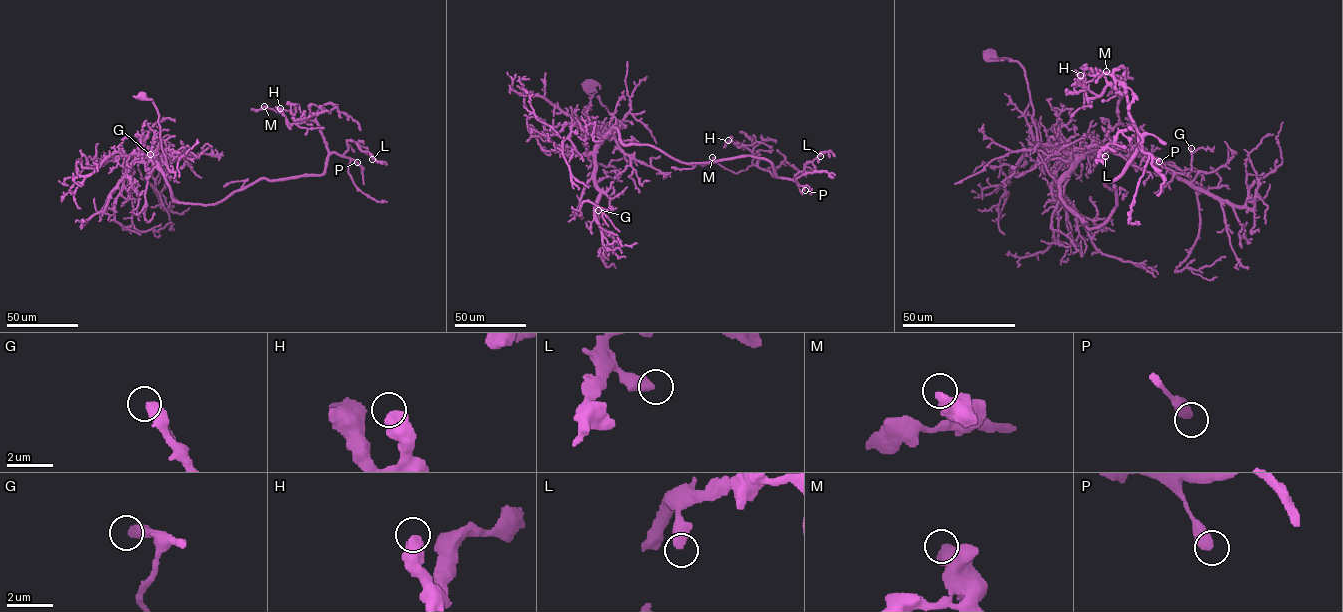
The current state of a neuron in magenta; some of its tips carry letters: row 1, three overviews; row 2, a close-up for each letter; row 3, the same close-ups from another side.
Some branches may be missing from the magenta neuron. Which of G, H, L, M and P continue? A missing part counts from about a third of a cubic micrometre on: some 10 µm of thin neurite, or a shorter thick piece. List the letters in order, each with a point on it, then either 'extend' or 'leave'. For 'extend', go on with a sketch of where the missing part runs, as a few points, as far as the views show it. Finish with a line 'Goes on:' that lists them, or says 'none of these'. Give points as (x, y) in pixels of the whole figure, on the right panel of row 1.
G: place (1191, 148); extend
H: place (1080, 75); leave
L: place (1105, 156); leave
M: place (1106, 71); leave
P: place (1159, 161); leave
Goes on: G

